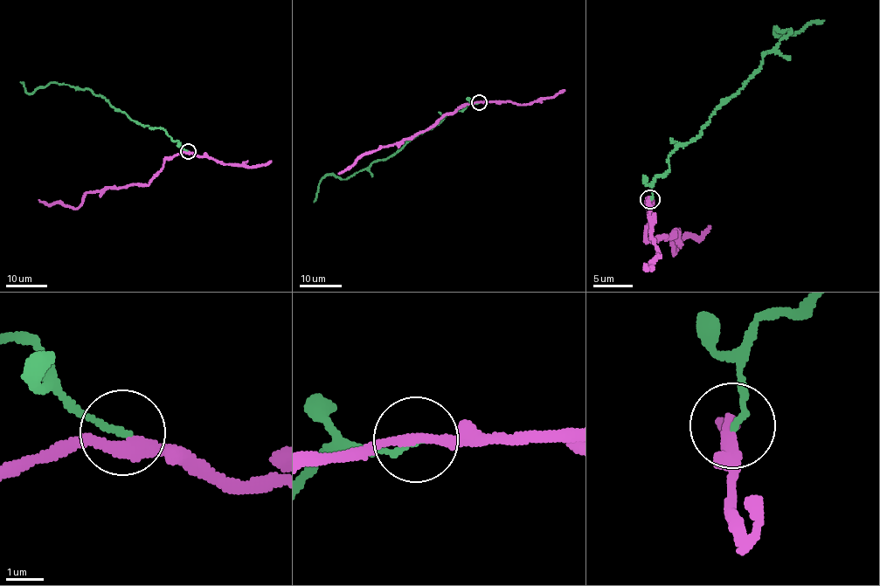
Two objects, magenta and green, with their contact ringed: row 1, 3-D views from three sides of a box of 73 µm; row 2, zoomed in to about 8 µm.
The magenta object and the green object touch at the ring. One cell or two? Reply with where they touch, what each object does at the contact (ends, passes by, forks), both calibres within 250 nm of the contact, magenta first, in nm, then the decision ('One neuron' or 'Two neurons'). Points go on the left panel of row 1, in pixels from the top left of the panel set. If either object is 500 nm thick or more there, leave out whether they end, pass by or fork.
Place: (188, 151). At the ring magenta passes by. At the ring green ends. Thickness 280 nm (magenta) against 160 nm. Two neurons

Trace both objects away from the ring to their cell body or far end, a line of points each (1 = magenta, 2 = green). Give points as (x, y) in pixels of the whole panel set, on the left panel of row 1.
1: (189, 151), (164, 161), (162, 168), (148, 184), (87, 192), (78, 207), (57, 203), (44, 203), (38, 200)
2: (187, 151), (162, 127), (138, 124), (88, 89), (49, 83), (28, 93), (20, 81)

